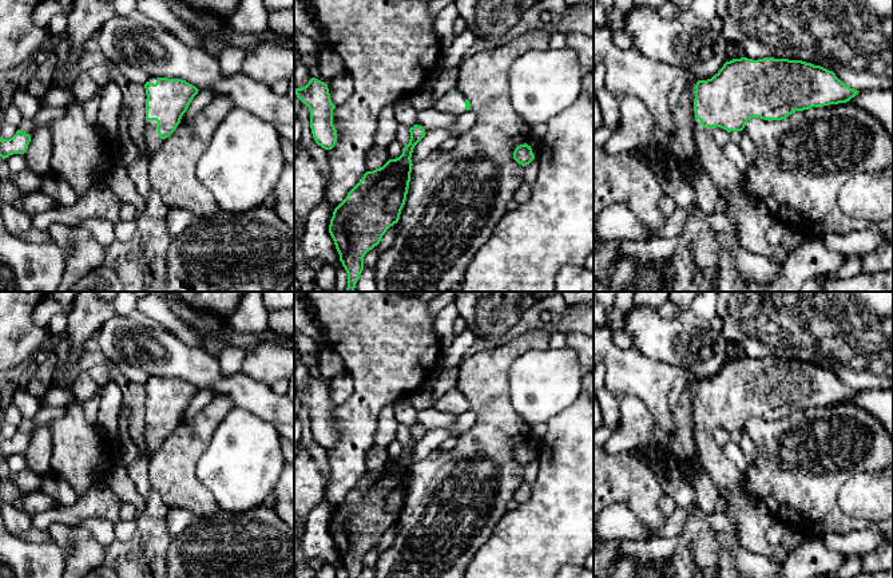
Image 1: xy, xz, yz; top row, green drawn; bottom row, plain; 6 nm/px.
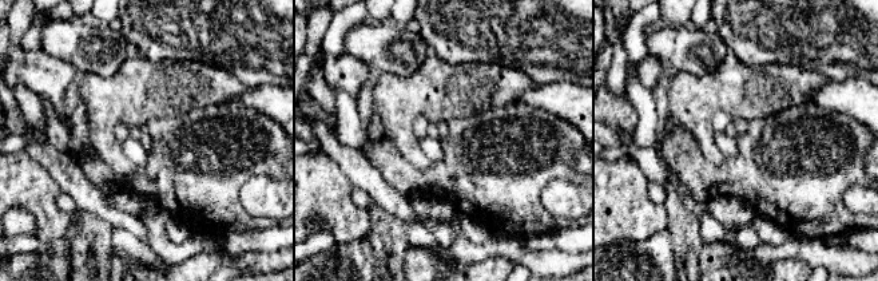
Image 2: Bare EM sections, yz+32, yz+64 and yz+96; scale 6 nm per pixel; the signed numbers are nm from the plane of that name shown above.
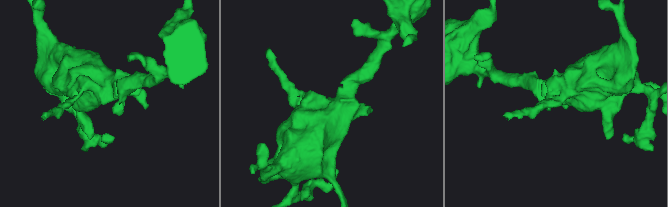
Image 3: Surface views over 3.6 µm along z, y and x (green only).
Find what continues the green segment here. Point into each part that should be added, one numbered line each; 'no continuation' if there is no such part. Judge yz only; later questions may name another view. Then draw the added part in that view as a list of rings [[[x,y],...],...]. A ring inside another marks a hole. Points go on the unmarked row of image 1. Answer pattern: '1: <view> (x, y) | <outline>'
1: yz (749, 515) | [[[699,419],[694,420],[692,438],[702,468],[717,487],[719,496],[729,503],[725,514],[737,528],[734,538],[754,554],[771,559],[789,558],[790,553],[785,546],[771,546],[766,541],[766,530],[773,522],[771,515],[757,498],[742,487],[742,474],[727,462],[722,448],[714,440],[713,429],[711,427],[705,428]]]

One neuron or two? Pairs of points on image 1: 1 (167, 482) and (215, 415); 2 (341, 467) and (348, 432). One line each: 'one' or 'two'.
1: one
2: one

